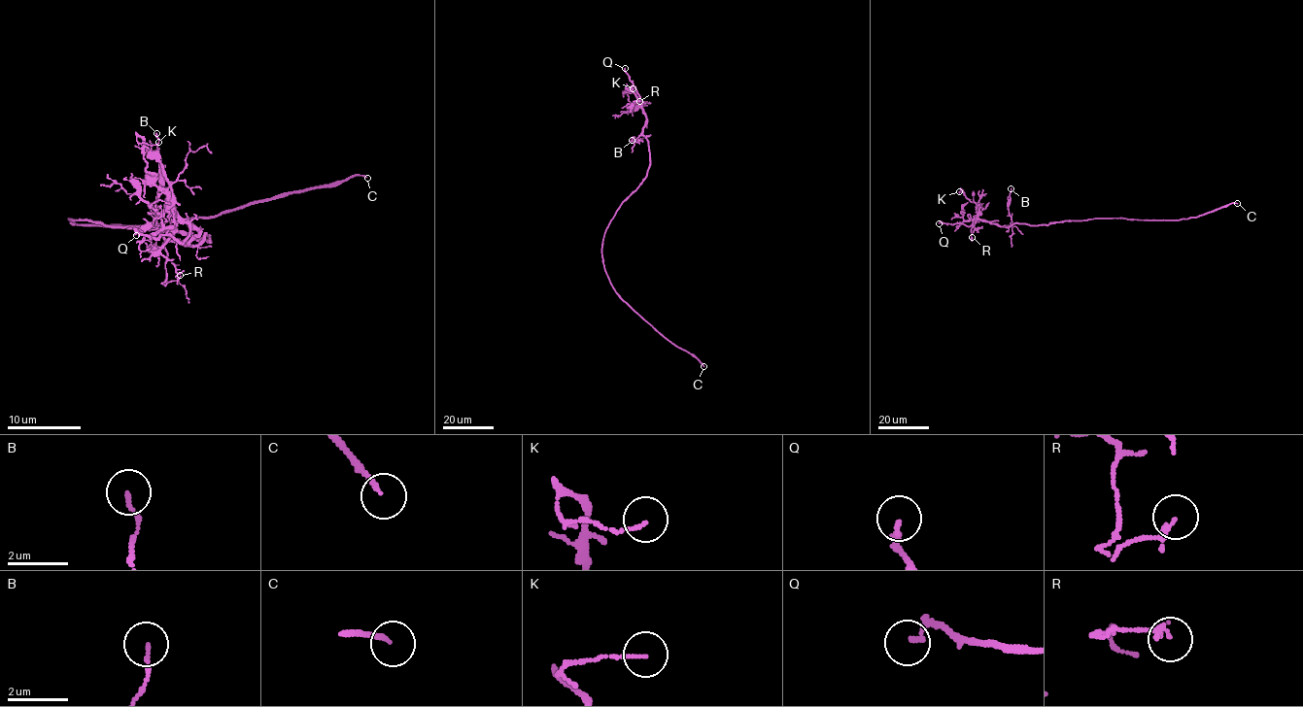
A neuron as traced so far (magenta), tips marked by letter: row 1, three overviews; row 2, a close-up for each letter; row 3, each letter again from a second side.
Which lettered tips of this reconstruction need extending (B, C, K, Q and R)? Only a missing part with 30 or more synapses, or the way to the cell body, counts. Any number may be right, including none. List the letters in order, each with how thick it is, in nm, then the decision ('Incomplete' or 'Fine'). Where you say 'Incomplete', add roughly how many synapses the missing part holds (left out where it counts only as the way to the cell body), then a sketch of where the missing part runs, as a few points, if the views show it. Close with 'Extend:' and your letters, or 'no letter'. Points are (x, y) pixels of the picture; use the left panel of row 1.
B: Thickness 110 nm. Fine
C: Thickness 130 nm. Incomplete. Roughly 140 synapses
K: Thickness 100 nm. Fine
Q: Thickness 160 nm. Incomplete. Course of what is missing: (136, 235), (99, 217), (91, 219), (124, 252), (140, 252), (171, 213), (193, 122), (184, 82), (188, 39)
R: Thickness 110 nm. Fine
Extend: C, Q

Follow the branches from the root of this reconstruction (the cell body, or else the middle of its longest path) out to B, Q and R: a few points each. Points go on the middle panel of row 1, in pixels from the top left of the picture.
B: (608, 223), (621, 203), (645, 178), (650, 163), (645, 137), (640, 135), (632, 140)
Q: (608, 223), (621, 203), (645, 178), (650, 163), (648, 141), (642, 134), (646, 120), (643, 102), (625, 68)
R: (608, 223), (645, 178), (650, 163), (648, 141), (642, 134), (645, 115), (633, 103), (639, 101)

